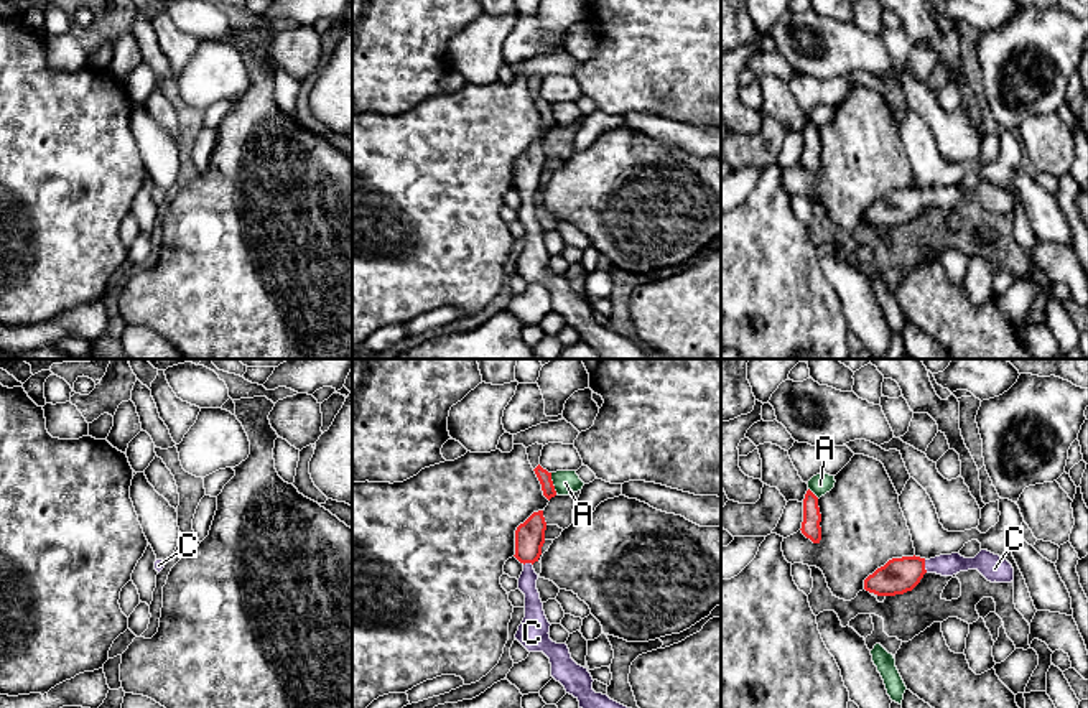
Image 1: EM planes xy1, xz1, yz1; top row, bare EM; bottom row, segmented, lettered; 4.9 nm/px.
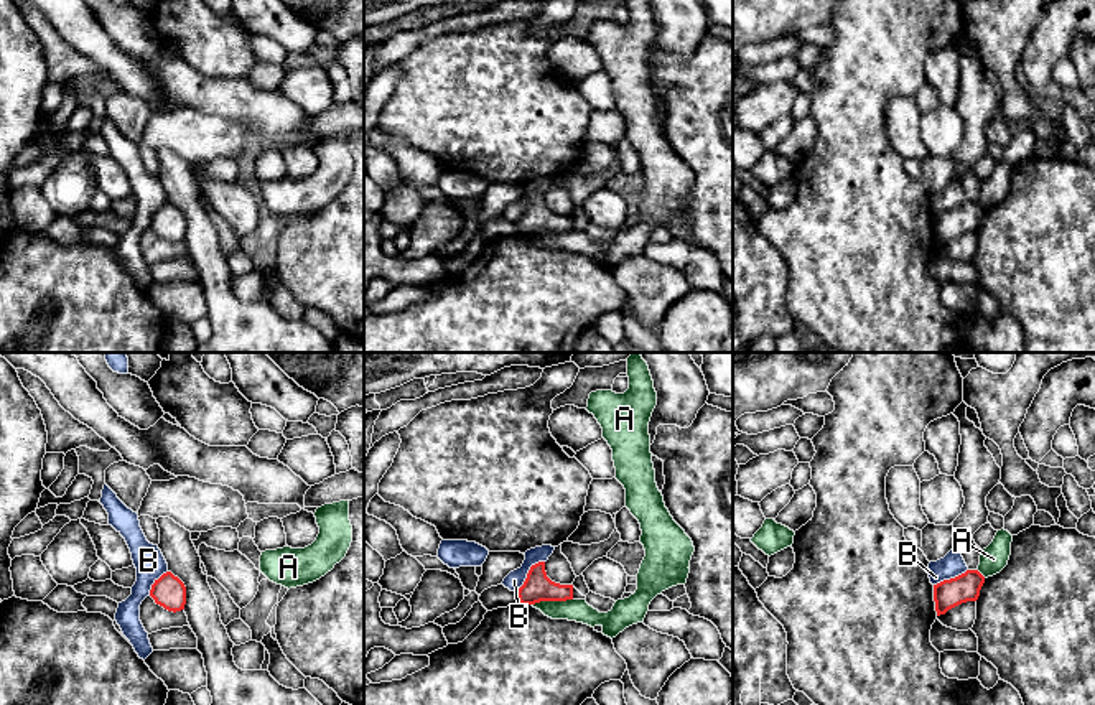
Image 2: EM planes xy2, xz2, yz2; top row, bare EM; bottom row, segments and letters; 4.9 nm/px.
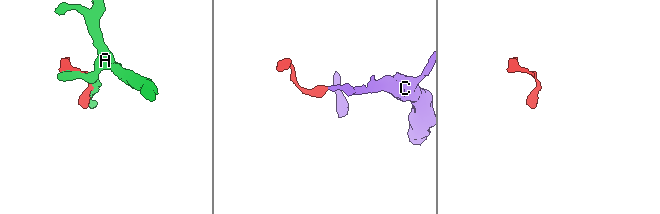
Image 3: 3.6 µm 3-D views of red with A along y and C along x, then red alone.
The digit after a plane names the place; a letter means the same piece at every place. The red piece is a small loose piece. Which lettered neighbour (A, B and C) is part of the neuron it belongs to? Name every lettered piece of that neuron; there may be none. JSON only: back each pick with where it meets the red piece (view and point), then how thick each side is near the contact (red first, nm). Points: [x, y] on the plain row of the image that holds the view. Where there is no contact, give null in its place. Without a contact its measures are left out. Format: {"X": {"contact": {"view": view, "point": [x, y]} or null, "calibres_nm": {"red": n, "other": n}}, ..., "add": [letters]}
{"C": {"contact": {"view": "yz1", "point": [924, 198]}, "calibres_nm": {"red": 180, "other": 110}}, "add": ["C"]}

